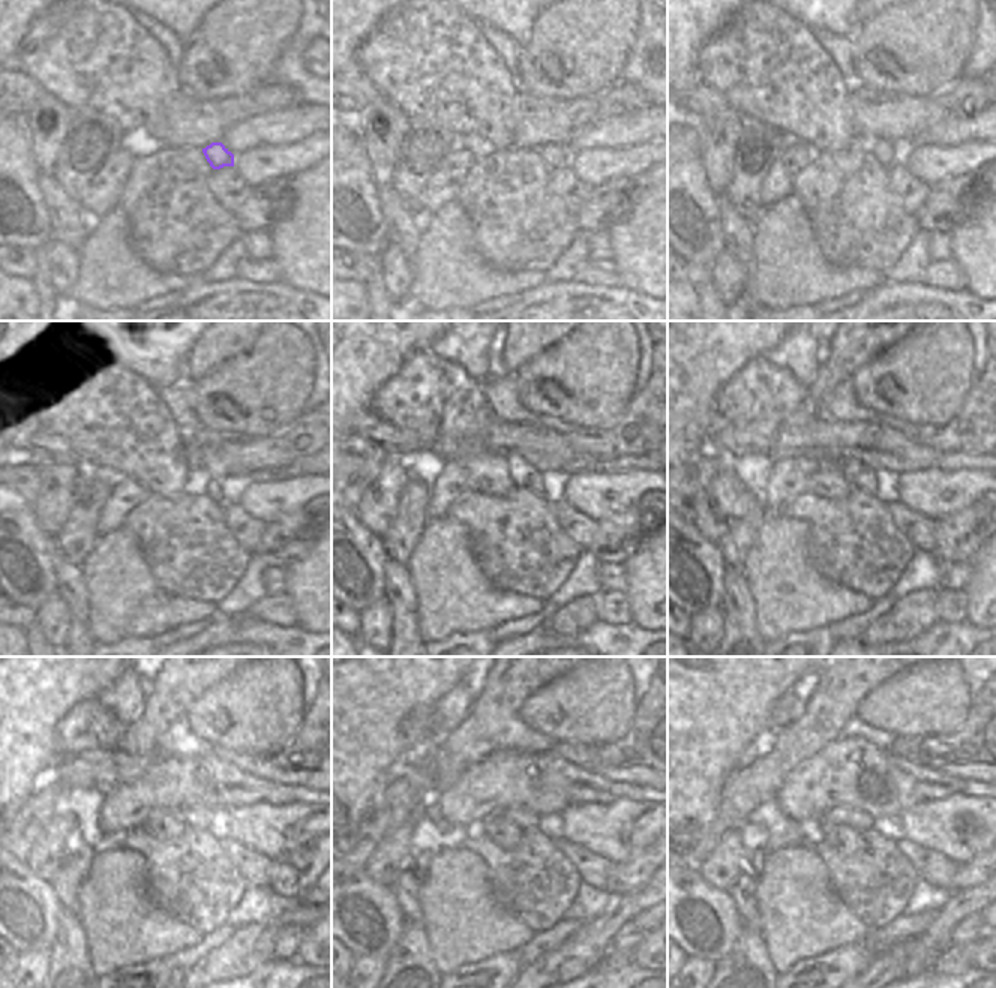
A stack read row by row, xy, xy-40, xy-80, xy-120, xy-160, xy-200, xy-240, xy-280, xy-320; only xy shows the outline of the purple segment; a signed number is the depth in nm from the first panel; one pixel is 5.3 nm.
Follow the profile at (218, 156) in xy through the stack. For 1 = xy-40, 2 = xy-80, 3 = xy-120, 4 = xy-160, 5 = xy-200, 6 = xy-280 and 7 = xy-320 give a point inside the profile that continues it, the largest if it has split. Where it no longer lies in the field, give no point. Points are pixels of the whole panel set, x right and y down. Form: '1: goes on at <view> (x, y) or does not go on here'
1: goes on at xy-40 (555, 155)
2: goes on at xy-80 (885, 152)
3: goes on at xy-120 (203, 485)
4: goes on at xy-160 (534, 483)
5: goes on at xy-200 (866, 480)
6: goes on at xy-280 (524, 819)
7: goes on at xy-320 (860, 820)

